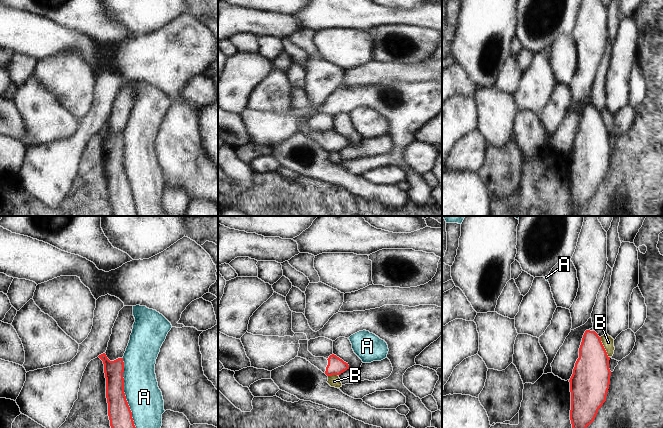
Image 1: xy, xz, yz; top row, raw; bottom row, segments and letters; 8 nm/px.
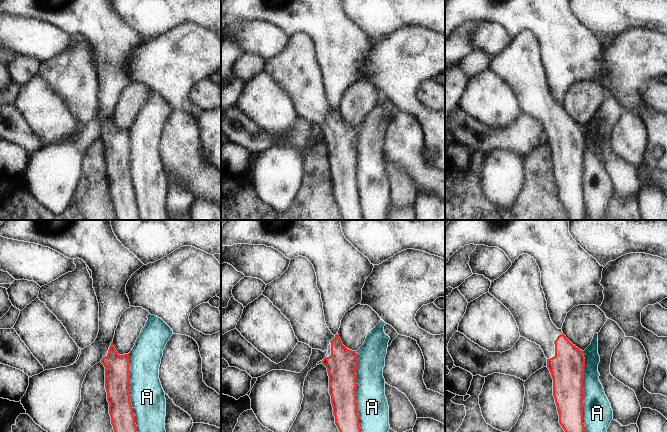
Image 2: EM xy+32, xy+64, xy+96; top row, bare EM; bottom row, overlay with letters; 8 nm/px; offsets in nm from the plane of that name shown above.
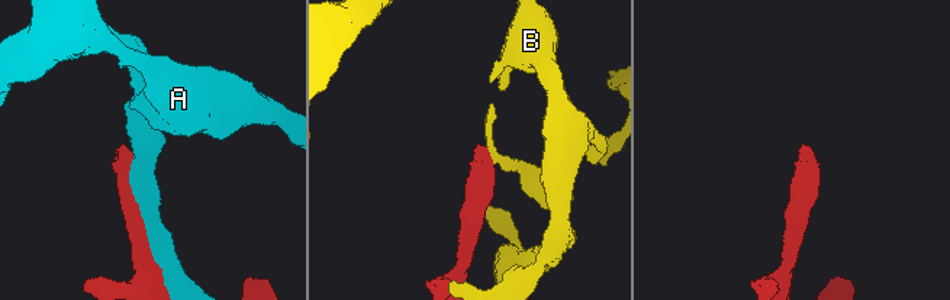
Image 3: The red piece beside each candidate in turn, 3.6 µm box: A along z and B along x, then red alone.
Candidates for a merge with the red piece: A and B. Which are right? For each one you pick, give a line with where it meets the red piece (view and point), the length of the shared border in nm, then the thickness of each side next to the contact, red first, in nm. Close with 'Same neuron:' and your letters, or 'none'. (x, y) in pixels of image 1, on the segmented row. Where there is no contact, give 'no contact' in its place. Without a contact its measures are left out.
Same neuron: none

